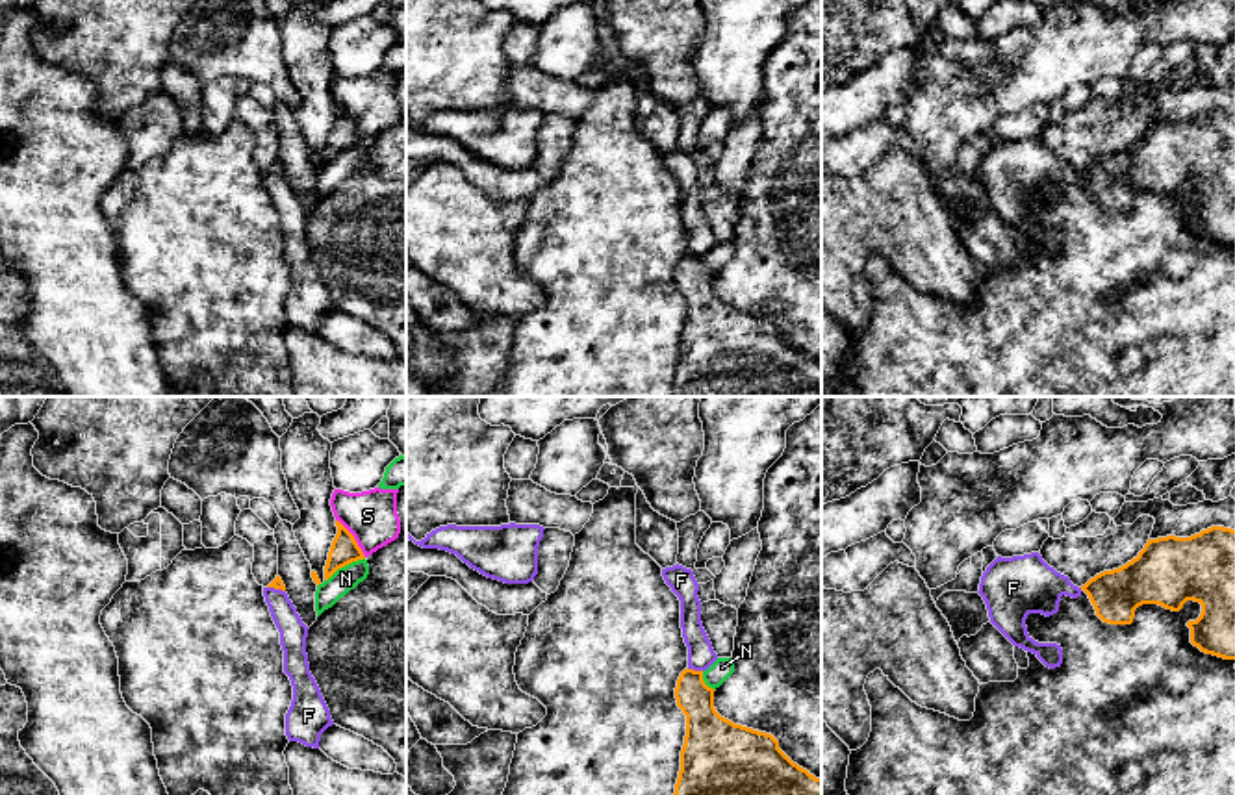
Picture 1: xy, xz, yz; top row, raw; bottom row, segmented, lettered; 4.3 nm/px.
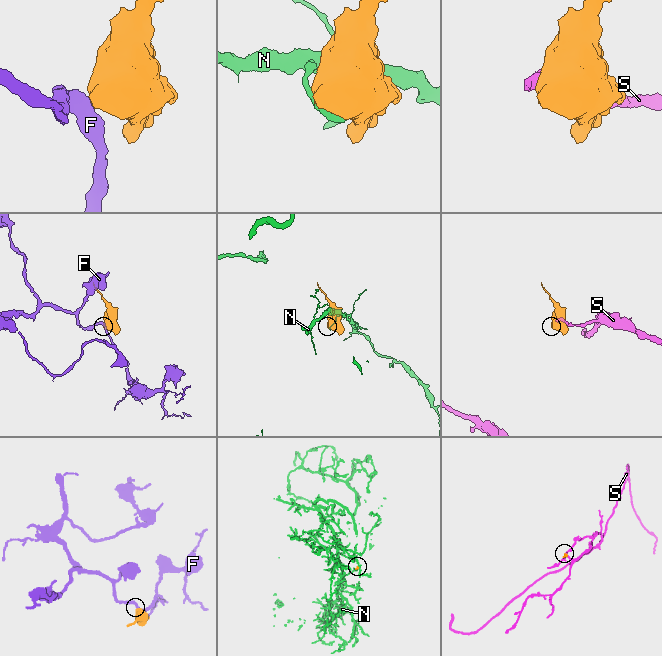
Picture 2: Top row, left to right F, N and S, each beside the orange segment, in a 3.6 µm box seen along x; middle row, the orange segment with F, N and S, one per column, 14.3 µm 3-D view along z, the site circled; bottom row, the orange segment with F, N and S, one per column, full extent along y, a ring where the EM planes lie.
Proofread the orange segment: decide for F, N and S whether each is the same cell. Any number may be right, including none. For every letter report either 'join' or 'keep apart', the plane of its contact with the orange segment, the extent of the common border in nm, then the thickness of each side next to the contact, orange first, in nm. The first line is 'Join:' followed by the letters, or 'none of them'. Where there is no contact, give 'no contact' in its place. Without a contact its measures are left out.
Join: none of them
F: keep apart | xz | 70 nm | 170/120 nm
N: keep apart | xy | 200 nm | 120/110 nm
S: keep apart | xy | 220 nm | 120/220 nm

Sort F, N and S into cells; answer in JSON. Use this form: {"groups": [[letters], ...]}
{"groups": [["F"], ["N"], ["S"]]}

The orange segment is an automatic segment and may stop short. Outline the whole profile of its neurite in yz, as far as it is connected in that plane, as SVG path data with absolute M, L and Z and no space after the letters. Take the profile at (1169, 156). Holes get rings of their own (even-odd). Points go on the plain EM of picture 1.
M1211 111L1190 122L1148 124L1137 143L1103 156L1081 174L1089 180L1096 200L1109 209L1131 209L1142 189L1159 189L1179 196L1187 185L1202 189L1196 206L1189 206L1190 228L1205 239L1235 245L1235 115Z

